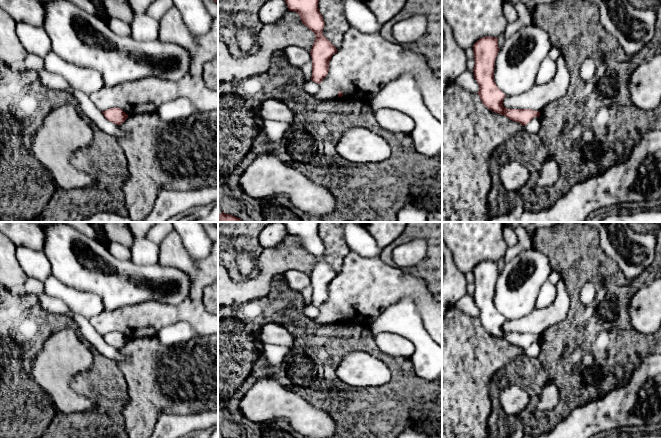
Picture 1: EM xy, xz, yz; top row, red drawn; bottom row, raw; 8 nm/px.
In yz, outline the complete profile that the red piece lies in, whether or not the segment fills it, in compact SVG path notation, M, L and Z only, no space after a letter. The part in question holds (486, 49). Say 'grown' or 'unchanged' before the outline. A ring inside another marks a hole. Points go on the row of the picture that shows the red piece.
unchanged | M486 36L473 45L474 78L479 85L479 95L482 103L491 111L504 115L523 126L533 118L539 117L540 112L532 109L507 109L503 106L506 95L497 87L494 81L495 59L499 52L498 38Z

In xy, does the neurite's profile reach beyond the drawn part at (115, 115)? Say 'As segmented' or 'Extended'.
As segmented

